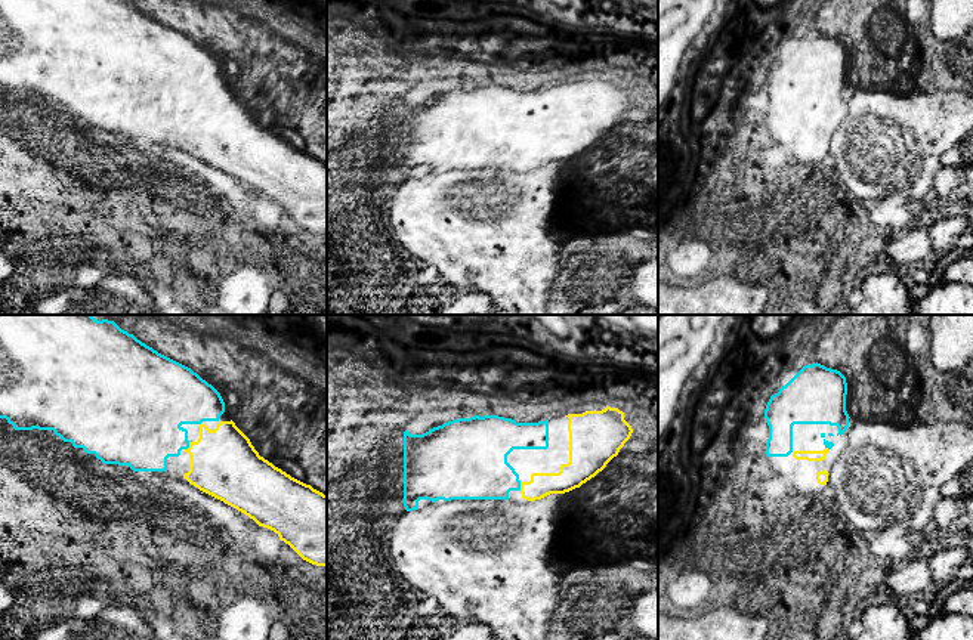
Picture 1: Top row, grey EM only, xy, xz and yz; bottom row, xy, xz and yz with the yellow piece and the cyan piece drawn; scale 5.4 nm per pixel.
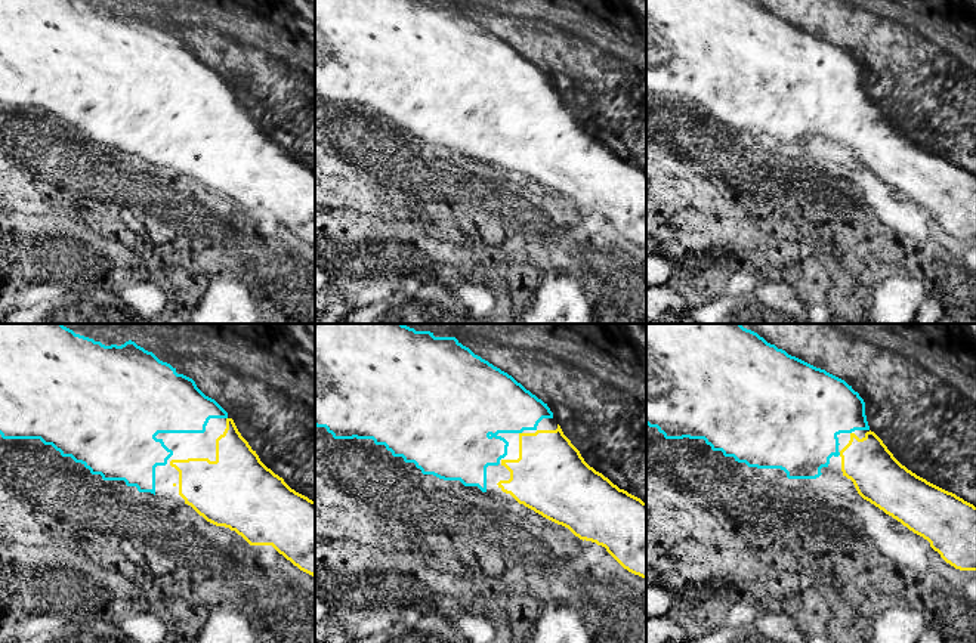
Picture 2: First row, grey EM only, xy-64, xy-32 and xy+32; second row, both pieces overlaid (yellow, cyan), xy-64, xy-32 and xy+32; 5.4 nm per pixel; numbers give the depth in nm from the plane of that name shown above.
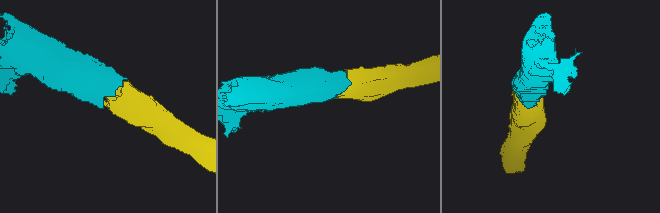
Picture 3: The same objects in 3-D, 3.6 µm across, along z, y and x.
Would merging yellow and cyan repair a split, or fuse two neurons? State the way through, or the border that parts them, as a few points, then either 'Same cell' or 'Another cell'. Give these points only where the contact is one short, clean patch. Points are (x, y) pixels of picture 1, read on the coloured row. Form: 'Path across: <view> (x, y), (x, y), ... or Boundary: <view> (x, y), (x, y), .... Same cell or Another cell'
Same cell

